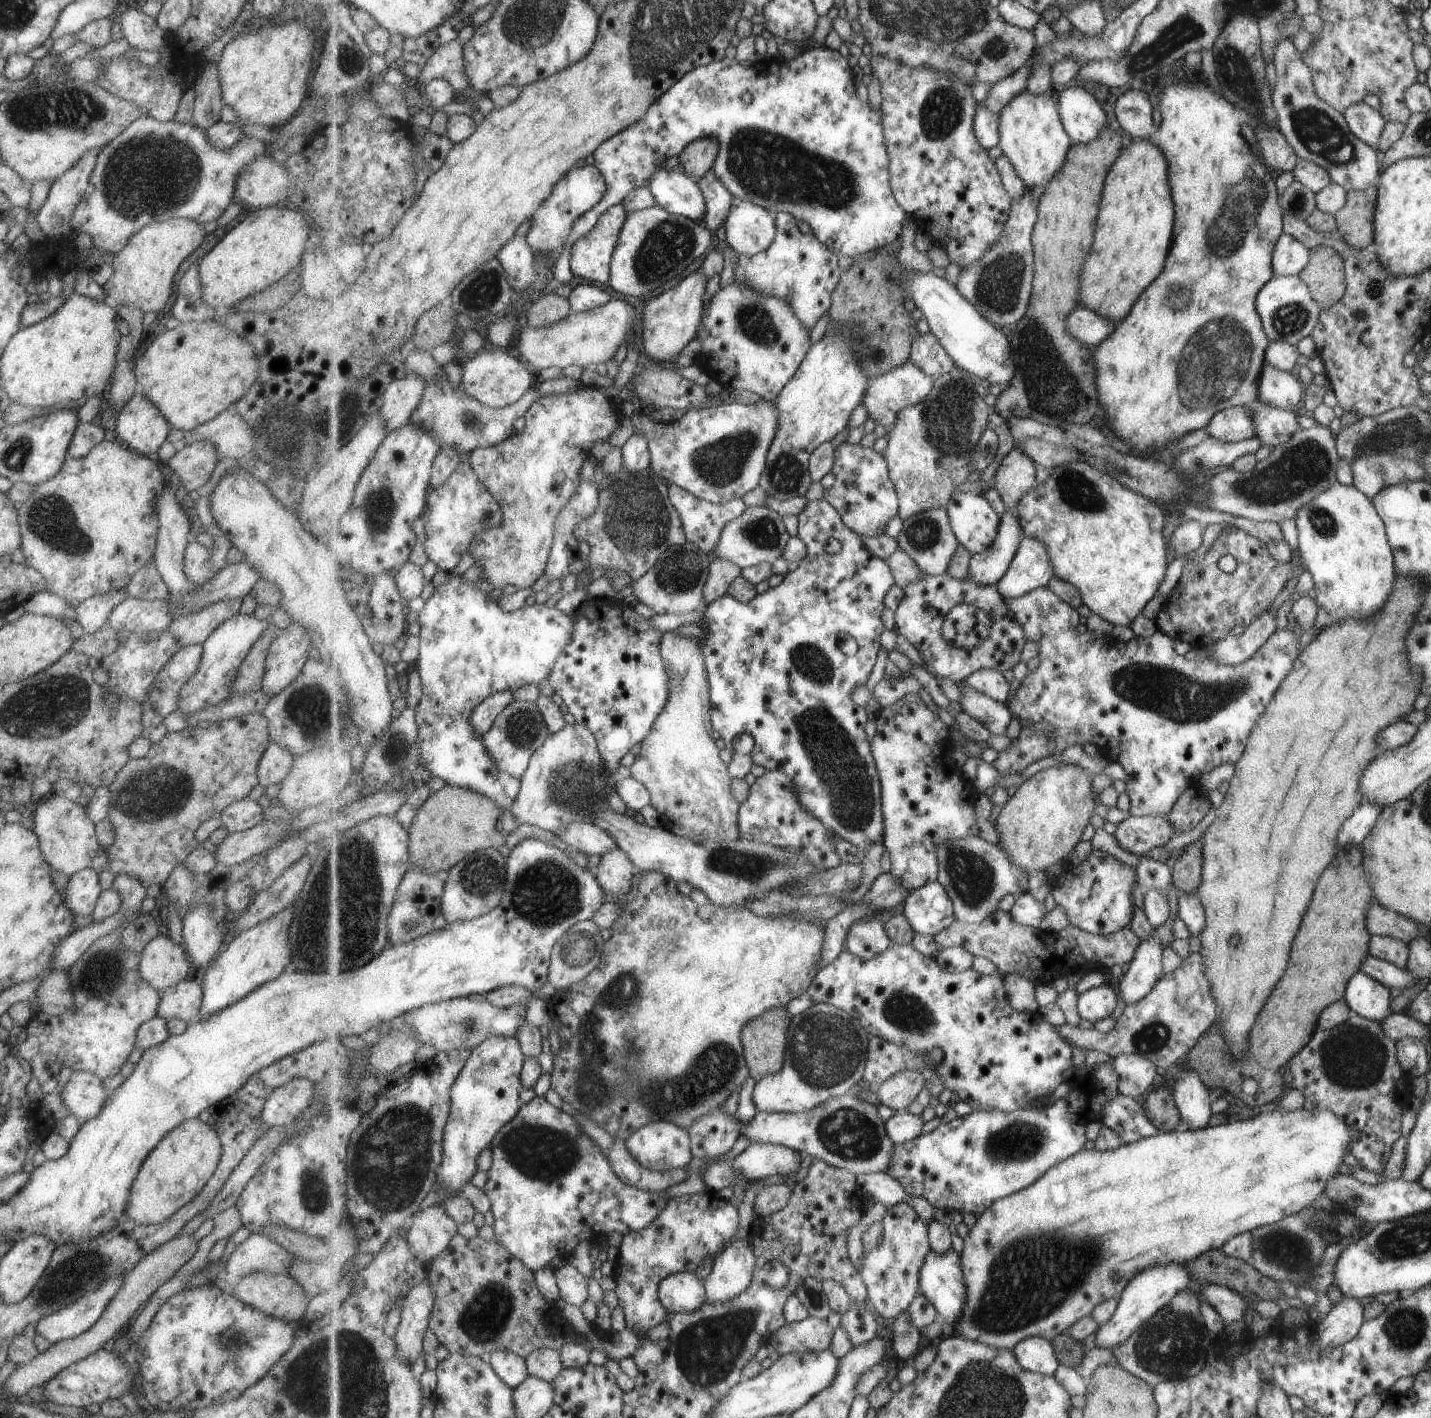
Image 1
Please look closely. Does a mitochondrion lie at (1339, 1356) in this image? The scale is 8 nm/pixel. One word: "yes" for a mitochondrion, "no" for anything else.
no

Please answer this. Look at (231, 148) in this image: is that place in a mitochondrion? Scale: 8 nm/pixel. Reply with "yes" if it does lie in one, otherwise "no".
no

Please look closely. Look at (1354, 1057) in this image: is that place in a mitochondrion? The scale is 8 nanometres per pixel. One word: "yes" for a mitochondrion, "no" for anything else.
yes

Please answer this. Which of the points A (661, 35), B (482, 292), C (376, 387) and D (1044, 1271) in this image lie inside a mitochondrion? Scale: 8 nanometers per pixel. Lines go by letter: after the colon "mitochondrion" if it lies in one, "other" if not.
A: mitochondrion
B: mitochondrion
C: other
D: mitochondrion

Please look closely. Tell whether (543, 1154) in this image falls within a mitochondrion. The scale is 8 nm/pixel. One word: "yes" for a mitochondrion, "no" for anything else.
yes

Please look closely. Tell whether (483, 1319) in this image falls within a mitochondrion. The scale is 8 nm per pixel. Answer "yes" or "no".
yes

